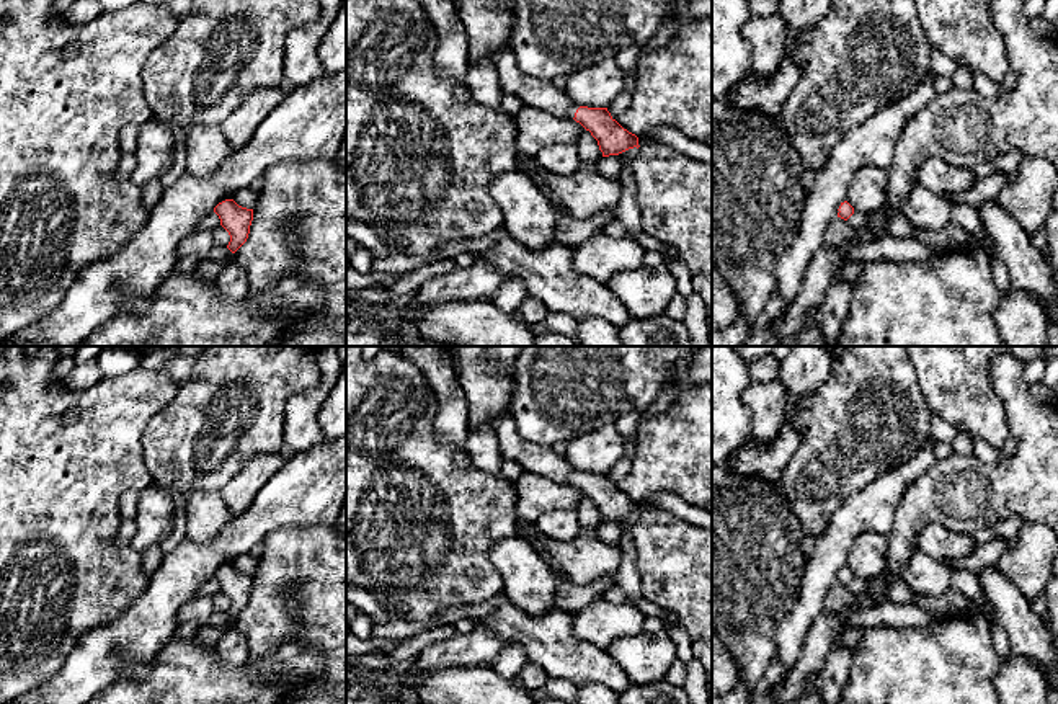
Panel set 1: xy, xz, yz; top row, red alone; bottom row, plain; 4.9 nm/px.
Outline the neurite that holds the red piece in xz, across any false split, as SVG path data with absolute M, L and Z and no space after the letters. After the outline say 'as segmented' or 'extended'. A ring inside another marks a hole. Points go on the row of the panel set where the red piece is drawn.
M509 47L496 51L493 62L503 95L518 96L524 106L573 118L598 140L602 157L619 155L629 149L640 147L638 137L624 129L607 108L578 106L570 101L567 91L555 88L550 80L537 80L524 74Z; extended

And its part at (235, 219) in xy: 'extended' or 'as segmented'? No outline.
as segmented

